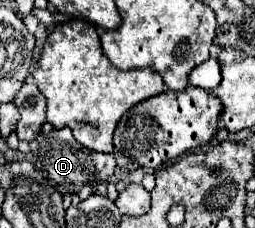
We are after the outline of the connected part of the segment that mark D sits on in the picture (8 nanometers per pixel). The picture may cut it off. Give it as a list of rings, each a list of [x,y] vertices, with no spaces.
[[[54,129],[48,135],[38,135],[34,141],[30,141],[30,149],[34,155],[36,171],[62,195],[76,193],[84,199],[94,193],[94,187],[100,181],[104,181],[106,177],[112,177],[116,169],[114,155],[86,149],[72,137],[70,129]]]

